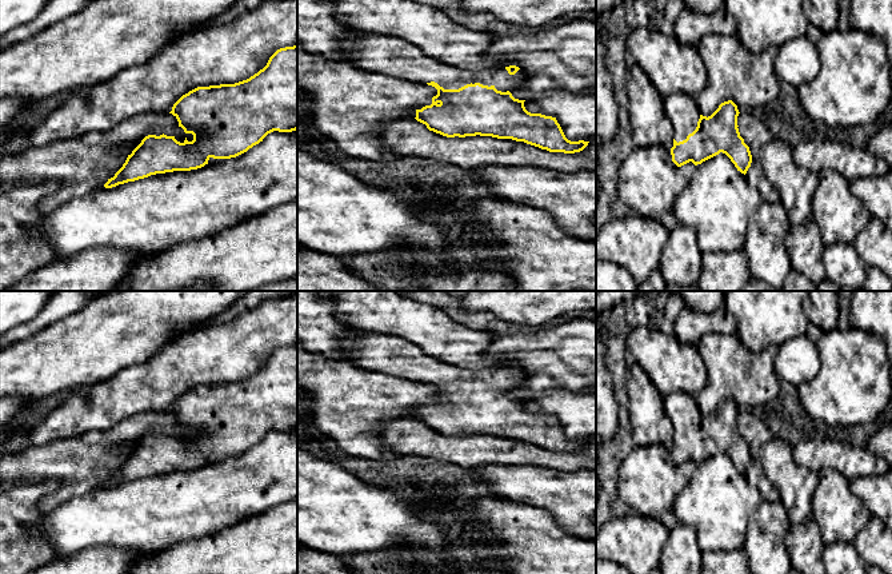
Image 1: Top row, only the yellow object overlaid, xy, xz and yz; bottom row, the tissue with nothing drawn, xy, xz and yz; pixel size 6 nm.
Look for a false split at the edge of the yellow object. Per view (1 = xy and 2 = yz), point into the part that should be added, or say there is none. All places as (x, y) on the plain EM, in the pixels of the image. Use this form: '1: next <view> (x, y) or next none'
1: next none
2: next yz (683, 411)

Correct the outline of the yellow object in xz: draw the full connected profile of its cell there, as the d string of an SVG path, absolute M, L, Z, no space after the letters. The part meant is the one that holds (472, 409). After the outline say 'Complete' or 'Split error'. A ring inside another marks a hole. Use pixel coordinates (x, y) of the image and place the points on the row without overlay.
M349 327L341 339L343 350L352 363L367 372L391 374L396 378L417 383L428 383L437 388L432 403L416 408L416 419L429 430L447 437L492 435L512 438L547 449L549 451L575 453L583 450L589 441L571 441L565 437L556 416L531 412L524 400L515 398L512 388L525 384L527 375L516 364L480 371L445 363L399 336L376 334Z. Split error

